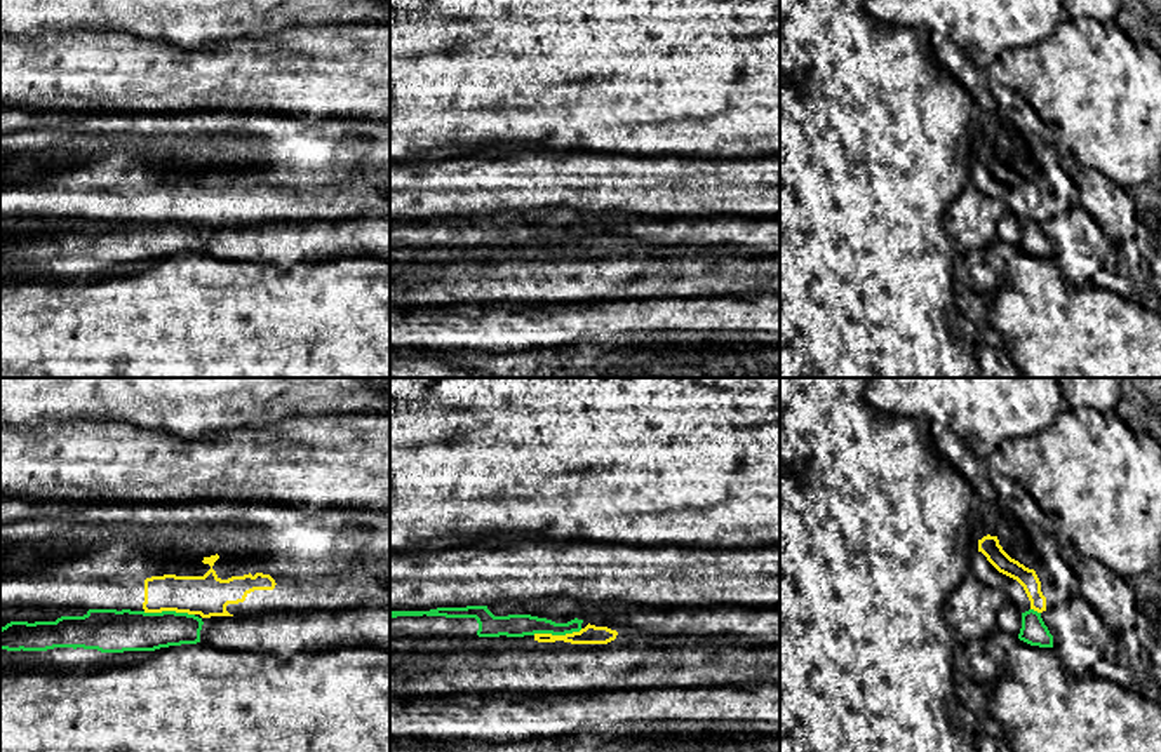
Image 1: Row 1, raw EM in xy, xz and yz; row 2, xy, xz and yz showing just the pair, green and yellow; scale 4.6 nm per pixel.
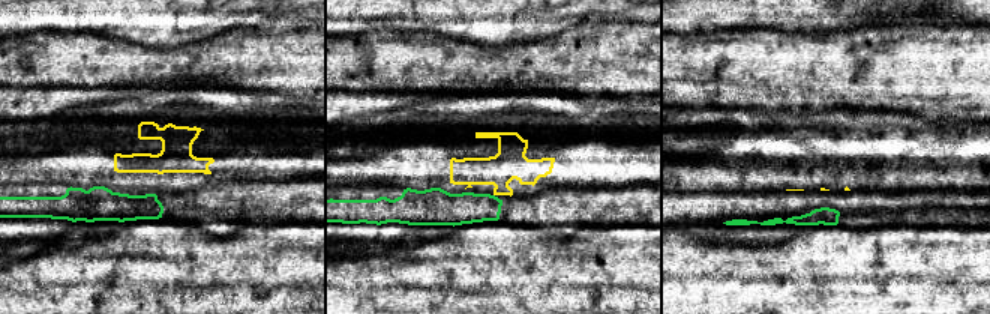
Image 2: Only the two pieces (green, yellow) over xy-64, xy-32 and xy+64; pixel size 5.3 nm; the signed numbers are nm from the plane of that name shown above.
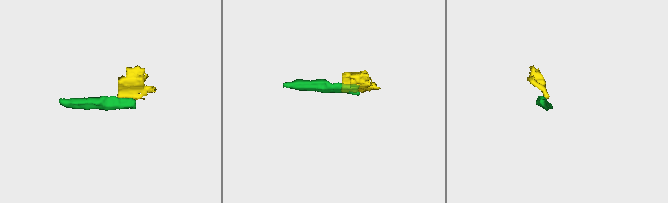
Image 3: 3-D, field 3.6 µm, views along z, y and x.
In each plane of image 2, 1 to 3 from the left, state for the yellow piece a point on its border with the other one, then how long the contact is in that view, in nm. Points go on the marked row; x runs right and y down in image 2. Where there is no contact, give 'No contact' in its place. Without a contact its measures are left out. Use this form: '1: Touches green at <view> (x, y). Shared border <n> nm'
1: No contact
2: No contact
3: No contact

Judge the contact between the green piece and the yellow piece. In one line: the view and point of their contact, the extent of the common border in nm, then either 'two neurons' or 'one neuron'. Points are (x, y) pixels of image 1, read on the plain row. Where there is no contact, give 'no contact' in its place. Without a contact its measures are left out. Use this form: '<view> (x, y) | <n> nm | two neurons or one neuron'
xy (169, 221) | 240 nm | two neurons

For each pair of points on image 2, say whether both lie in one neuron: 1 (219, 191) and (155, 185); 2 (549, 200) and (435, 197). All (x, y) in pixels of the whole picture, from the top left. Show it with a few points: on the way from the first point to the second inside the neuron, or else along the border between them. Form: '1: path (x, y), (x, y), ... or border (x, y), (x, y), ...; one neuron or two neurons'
1: border (224, 182), (215, 187); two neurons
2: path (521, 209), (464, 208); one neuron

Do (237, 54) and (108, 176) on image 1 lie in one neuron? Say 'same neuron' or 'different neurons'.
different neurons

